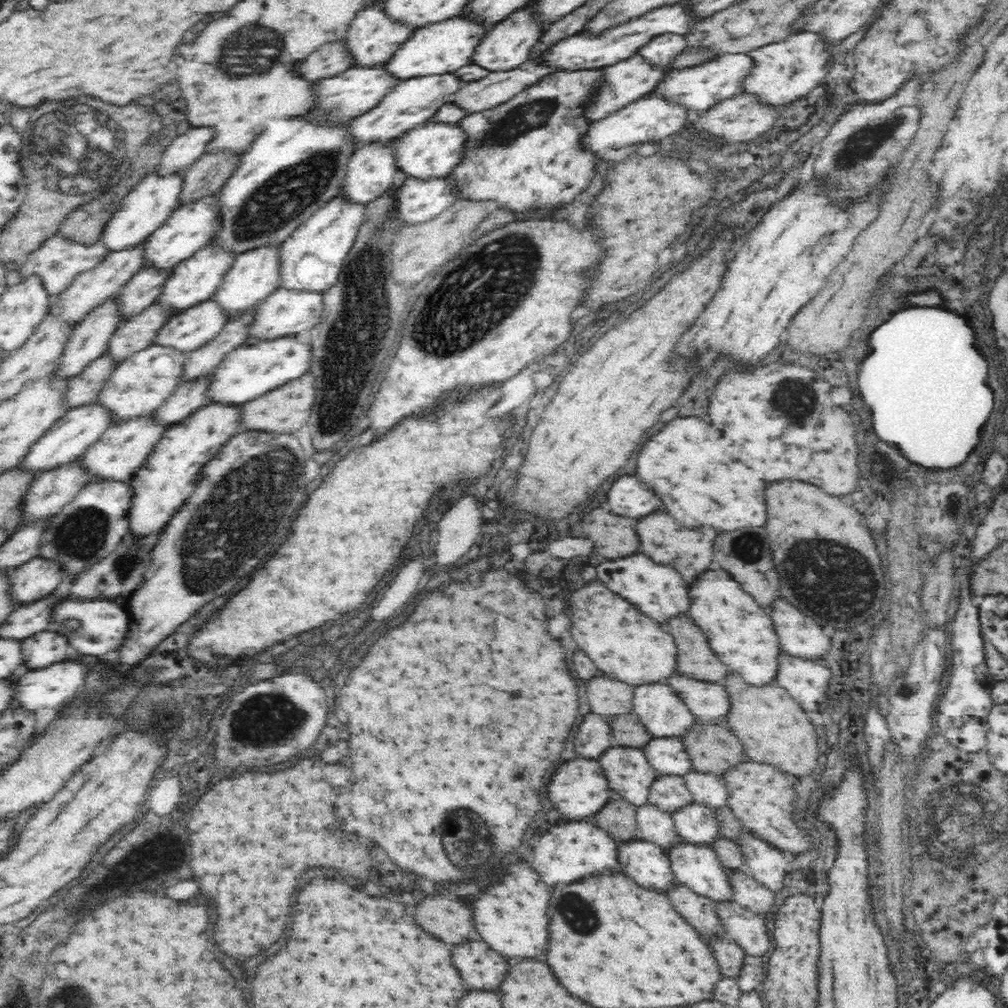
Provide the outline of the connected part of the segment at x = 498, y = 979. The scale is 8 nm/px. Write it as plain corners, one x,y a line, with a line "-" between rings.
468,942
456,946
454,964
458,964
468,986
480,990
496,990
508,976
510,964
494,952
486,942

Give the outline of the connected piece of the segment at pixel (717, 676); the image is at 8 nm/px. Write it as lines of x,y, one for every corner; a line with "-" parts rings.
682,614
678,622
670,620
666,624
666,630
674,634
674,640
678,644
678,670
696,680
718,682
726,678
728,668
718,660
718,656
710,648
706,634
696,624
692,624
690,620
686,622
684,618
686,614

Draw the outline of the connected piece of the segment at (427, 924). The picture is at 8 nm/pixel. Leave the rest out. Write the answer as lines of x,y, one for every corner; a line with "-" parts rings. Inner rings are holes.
444,896
424,898
414,918
428,934
434,934
448,944
468,942
470,934
476,930
472,910
462,902

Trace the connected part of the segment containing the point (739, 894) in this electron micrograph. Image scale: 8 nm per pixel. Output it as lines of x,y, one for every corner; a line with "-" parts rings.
730,869
728,872
733,901
756,914
772,912
777,900
775,891
760,884
750,874
739,869

